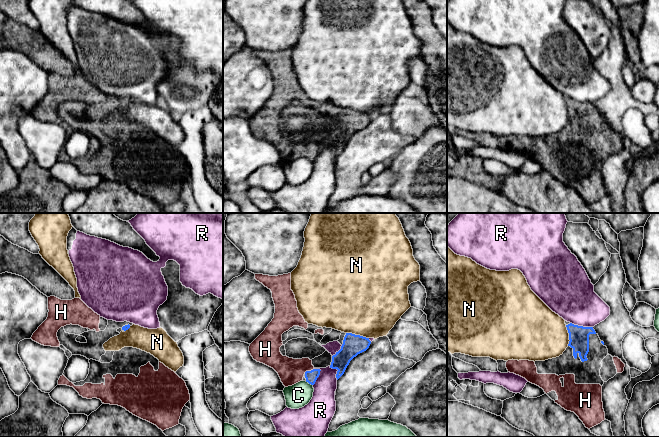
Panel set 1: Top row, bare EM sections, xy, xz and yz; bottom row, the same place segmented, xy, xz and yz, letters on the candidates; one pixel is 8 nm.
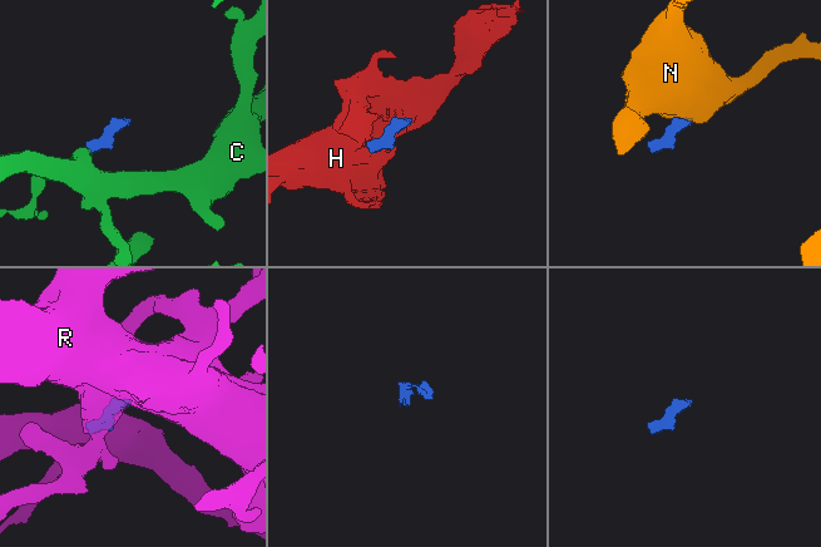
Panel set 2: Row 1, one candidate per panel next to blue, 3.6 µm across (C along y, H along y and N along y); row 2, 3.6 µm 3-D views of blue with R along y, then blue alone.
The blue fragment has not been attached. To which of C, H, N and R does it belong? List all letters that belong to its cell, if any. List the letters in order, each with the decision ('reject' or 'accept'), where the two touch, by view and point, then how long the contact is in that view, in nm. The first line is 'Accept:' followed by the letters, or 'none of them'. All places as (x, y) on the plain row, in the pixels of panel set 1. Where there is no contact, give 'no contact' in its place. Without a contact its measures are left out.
Accept: H
C: reject; contact xz (309, 159); length 70 nm
H: accept; contact xz (308, 147); length 90 nm
N: reject; contact xz (357, 111); length 190 nm
R: reject; contact yz (581, 102); length 190 nm

